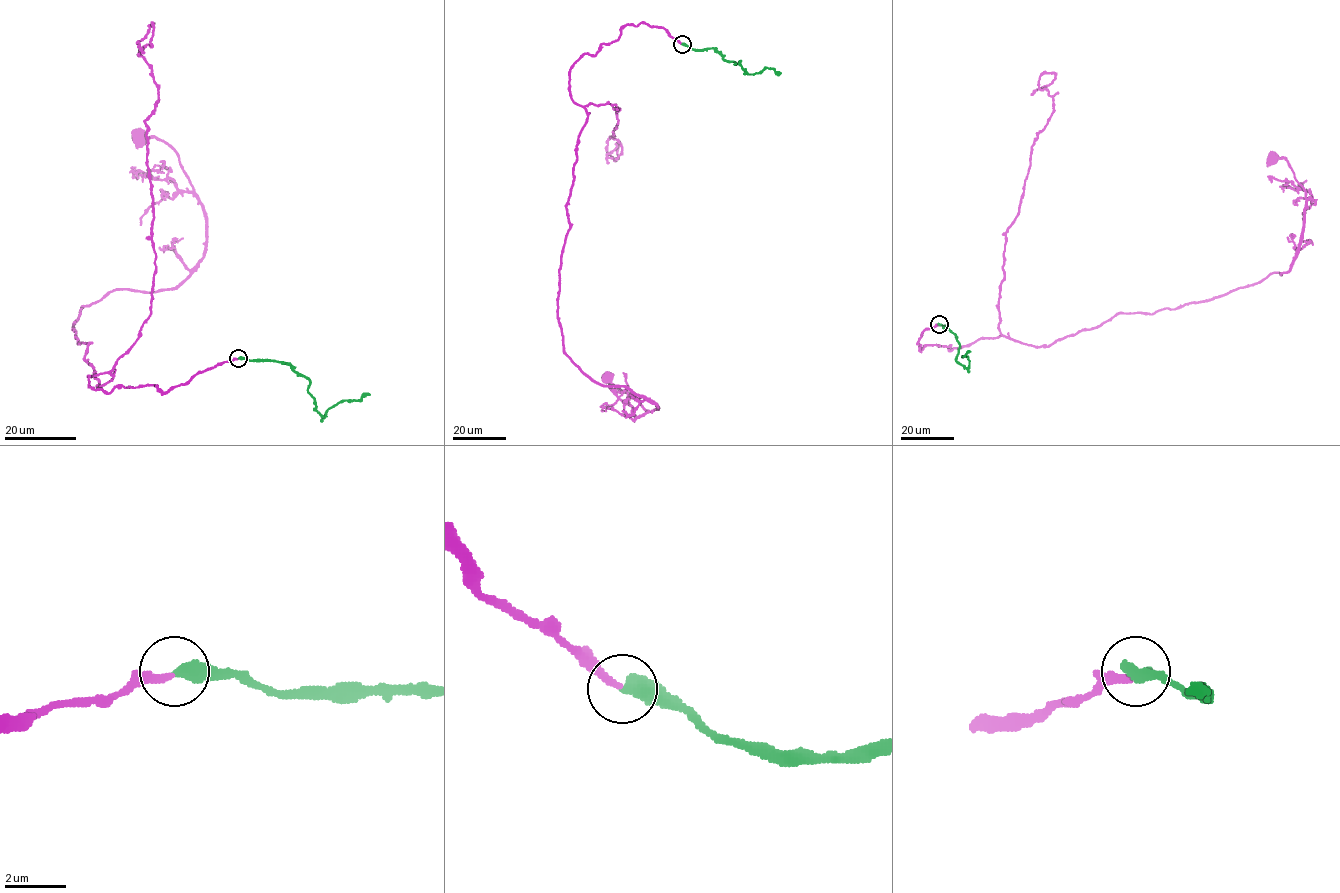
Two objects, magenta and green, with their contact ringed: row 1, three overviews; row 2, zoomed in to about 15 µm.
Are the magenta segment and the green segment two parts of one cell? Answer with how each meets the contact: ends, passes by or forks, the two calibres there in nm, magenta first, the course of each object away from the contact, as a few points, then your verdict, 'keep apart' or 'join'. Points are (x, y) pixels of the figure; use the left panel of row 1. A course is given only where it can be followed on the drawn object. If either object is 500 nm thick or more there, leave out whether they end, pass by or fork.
magenta ends; green ends; calibres 220 and 440 nm; course magenta (238, 358), (89, 385), (113, 376), (80, 309), (174, 289), (206, 240), (176, 152), (138, 137); course green (238, 358), (286, 362), (309, 380), (308, 391), (322, 415), (344, 400), (358, 400), (369, 394); join

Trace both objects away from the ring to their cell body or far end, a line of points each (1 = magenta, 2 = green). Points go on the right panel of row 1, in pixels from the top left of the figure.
1: (939, 325), (920, 350), (1003, 335), (1049, 346), (1120, 313), (1175, 309), (1287, 272), (1306, 192), (1271, 158)
2: (939, 324), (954, 334), (959, 349), (956, 360), (966, 368), (969, 360), (963, 356), (968, 351)

